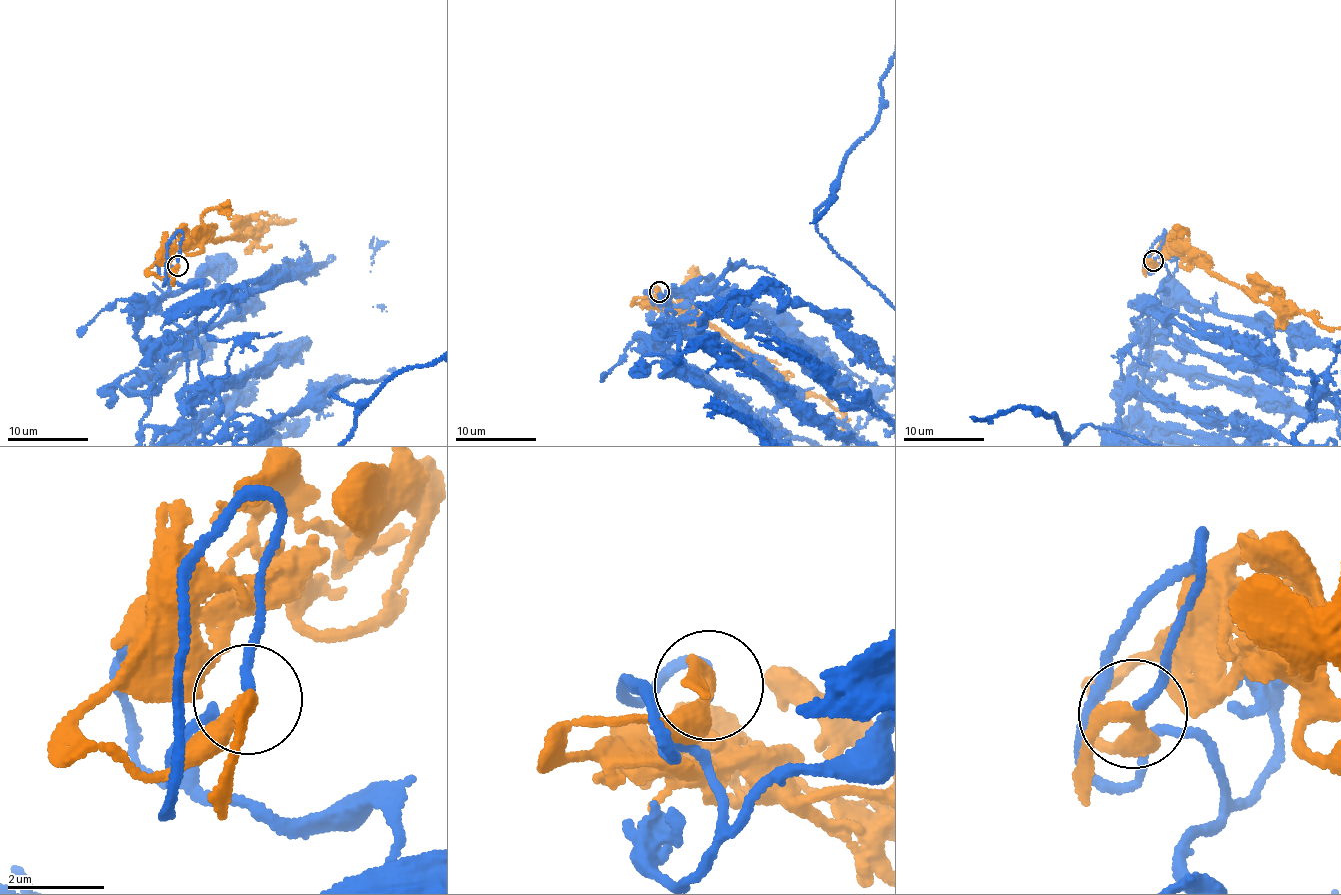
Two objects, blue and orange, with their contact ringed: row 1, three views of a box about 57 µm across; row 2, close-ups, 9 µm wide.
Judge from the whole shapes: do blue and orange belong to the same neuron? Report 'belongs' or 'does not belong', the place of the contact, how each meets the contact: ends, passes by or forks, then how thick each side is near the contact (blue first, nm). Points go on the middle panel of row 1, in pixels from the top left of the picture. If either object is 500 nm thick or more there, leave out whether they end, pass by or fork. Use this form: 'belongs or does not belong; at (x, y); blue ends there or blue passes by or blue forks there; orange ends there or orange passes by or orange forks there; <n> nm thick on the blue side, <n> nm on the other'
belongs; at (659, 292); blue passes by; orange passes by; 140 nm thick on the blue side, 280 nm on the other

